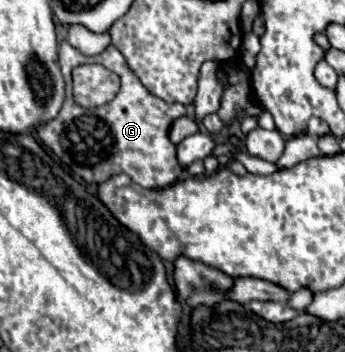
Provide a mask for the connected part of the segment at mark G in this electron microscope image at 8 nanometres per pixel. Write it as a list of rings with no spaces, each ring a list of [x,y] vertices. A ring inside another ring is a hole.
[[[62,41],[58,51],[58,63],[66,81],[66,99],[54,119],[38,125],[40,141],[88,183],[98,185],[118,173],[128,175],[136,185],[146,189],[164,189],[176,183],[182,169],[176,161],[176,145],[170,141],[168,131],[174,119],[186,115],[184,105],[166,103],[160,97],[152,95],[128,67],[124,55],[112,45],[100,55],[86,57],[68,41]],[[84,63],[100,63],[122,79],[120,91],[110,103],[96,109],[76,107],[72,99],[70,71],[76,65]]]

